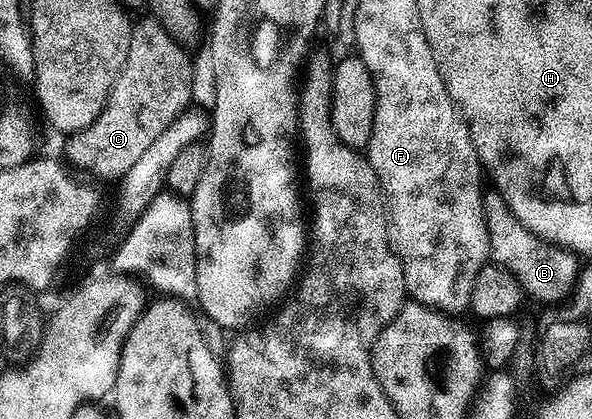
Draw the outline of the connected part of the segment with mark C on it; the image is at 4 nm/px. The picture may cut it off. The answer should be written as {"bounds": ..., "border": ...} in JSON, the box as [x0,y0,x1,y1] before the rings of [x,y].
{"bounds":[64,20,193,182],"border":[[[157,20],[136,21],[131,30],[131,46],[127,46],[127,62],[123,62],[123,70],[119,70],[111,86],[105,109],[91,126],[66,139],[69,141],[65,144],[64,159],[74,169],[77,167],[78,173],[90,172],[101,180],[117,182],[125,176],[147,146],[190,105],[193,64],[185,52],[188,51],[177,44]]]}

